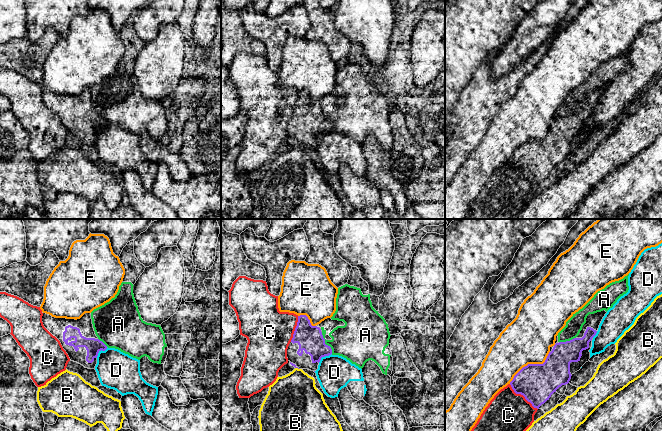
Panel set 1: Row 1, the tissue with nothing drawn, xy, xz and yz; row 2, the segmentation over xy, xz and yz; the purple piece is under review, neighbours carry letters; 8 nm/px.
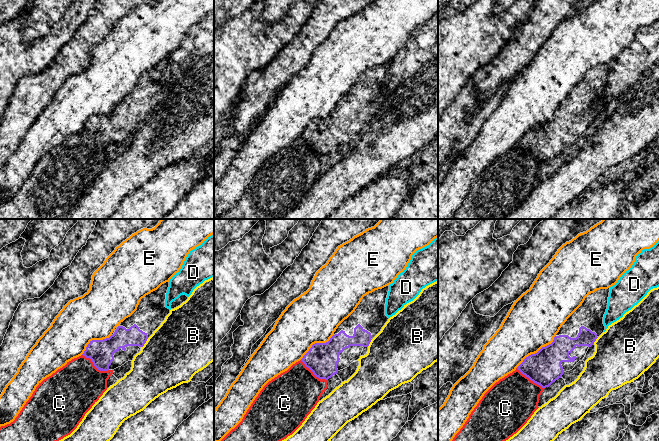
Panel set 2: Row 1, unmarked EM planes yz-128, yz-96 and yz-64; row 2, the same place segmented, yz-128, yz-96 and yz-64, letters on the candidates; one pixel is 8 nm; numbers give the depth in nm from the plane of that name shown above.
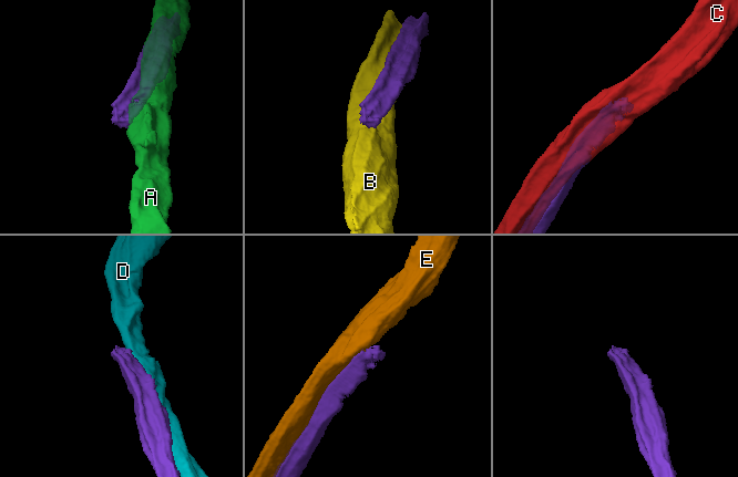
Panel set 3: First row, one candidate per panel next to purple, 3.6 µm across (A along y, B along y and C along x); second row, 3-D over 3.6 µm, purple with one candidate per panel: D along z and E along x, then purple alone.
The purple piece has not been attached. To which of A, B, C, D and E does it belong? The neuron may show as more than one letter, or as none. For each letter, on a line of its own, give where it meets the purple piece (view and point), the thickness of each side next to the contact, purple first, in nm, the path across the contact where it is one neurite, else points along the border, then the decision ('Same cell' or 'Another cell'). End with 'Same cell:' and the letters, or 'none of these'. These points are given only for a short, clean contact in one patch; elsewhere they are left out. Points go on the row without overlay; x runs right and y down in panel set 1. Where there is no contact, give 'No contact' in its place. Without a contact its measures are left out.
A: Touches purple at xz (324, 119). Thickness 200 nm (purple) against 320 nm. Another cell
B: Touches purple at xz (297, 143). Thickness 20 nm (purple) against 400 nm. Another cell
C: Touches purple at yz (522, 170). Thickness 300 nm (purple) against 360 nm. Another cell
D: Touches purple at xy (100, 126). Thickness 120 nm (purple) against 300 nm. Another cell
E: Touches purple at yz (530, 140). Thickness 300 nm (purple) against 380 nm. Another cell
Same cell: none of these

